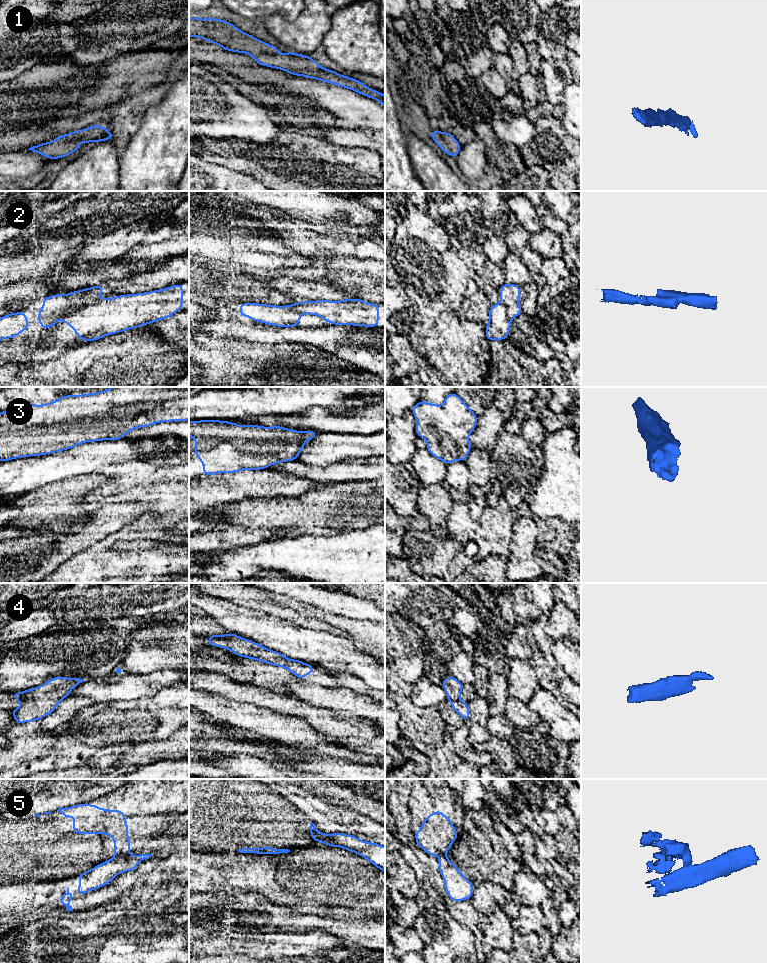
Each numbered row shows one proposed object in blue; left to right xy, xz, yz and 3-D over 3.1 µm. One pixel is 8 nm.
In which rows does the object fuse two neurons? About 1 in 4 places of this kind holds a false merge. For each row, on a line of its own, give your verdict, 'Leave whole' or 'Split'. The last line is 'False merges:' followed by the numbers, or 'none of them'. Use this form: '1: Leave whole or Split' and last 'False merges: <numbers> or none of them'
1: Leave whole
2: Split
3: Leave whole
4: Leave whole
5: Split
False merges: 2, 5

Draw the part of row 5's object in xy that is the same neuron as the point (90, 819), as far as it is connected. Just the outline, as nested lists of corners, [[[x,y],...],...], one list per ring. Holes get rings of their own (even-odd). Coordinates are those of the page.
[[[77,804],[68,808],[60,807],[59,811],[63,817],[73,818],[73,832],[76,834],[106,834],[114,840],[114,858],[130,854],[130,837],[127,835],[129,829],[126,816],[122,810],[108,810],[99,808],[96,804]]]

